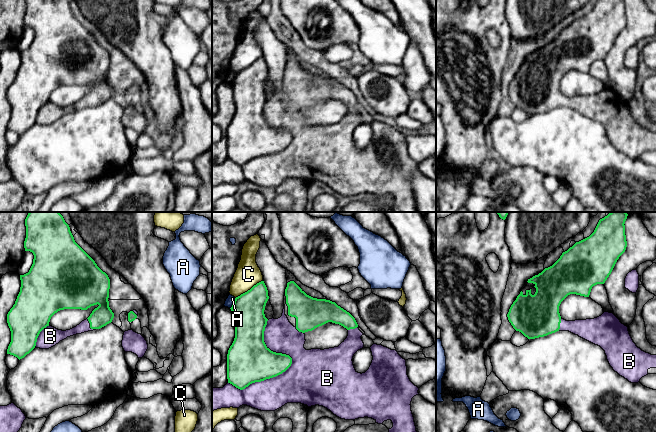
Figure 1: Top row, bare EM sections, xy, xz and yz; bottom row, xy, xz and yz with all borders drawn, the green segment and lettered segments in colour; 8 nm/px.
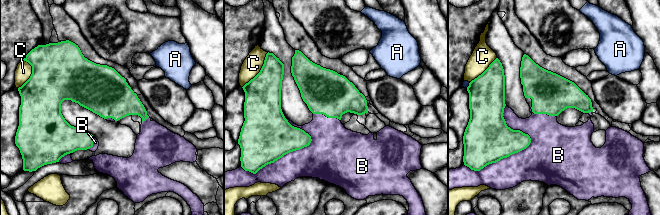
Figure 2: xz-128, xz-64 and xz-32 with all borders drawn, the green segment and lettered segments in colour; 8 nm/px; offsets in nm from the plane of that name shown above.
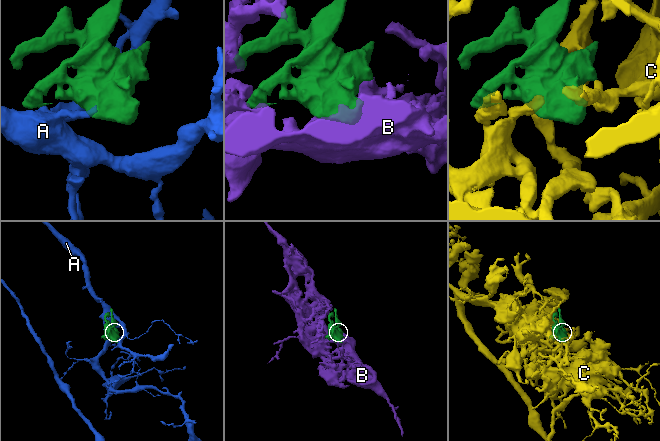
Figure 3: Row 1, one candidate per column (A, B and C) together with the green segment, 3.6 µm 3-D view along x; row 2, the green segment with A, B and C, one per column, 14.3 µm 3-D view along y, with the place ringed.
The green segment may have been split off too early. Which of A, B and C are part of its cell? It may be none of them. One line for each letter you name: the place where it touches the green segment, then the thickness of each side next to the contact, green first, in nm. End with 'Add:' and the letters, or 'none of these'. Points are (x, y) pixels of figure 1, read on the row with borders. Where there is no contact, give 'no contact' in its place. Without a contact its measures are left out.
B: contact xz (287, 368); calibres 300 and 440 nm
Add: B

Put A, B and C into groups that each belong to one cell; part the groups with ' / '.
A / B / C

